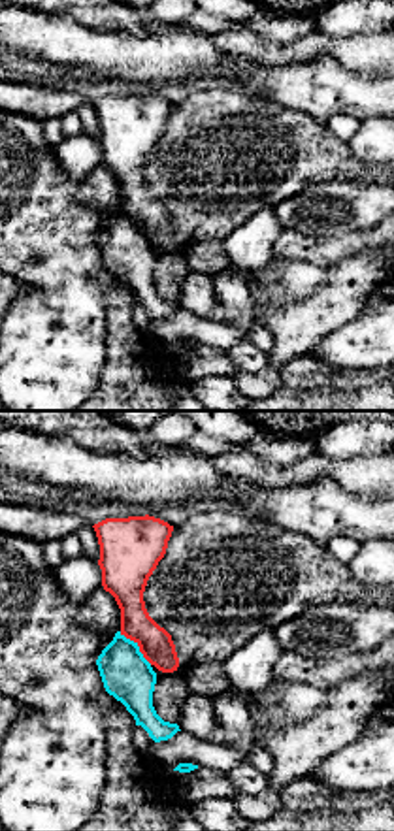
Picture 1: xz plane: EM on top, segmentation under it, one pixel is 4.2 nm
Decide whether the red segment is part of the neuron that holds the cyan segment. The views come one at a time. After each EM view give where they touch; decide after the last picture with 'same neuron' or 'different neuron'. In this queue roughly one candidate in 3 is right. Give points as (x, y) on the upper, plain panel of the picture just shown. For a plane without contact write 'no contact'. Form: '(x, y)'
(138, 225)

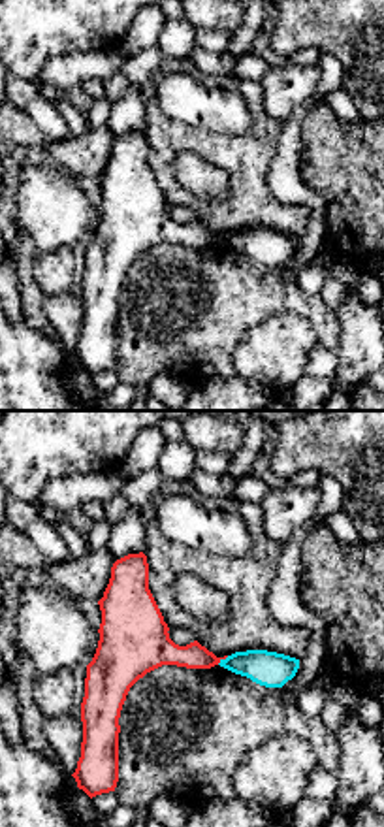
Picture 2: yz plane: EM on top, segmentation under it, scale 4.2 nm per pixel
(223, 238)

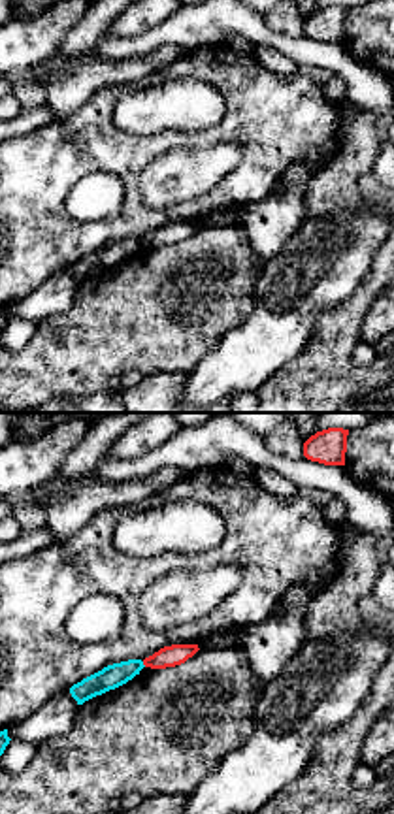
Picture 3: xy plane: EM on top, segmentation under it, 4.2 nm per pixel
(142, 242)

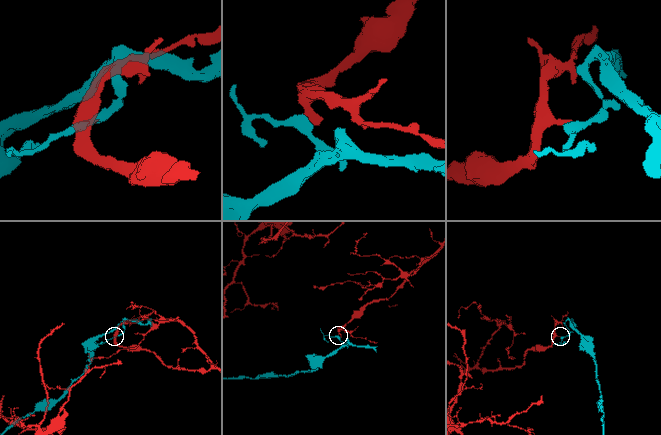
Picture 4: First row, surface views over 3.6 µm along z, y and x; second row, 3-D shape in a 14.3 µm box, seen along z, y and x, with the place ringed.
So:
different neuron

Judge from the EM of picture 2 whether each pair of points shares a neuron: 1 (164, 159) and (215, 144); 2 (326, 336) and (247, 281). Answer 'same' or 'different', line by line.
1: same
2: same

